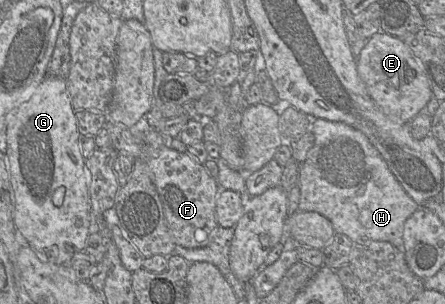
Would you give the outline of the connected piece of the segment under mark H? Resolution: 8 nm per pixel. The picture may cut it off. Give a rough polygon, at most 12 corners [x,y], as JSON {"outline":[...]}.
{"outline":[[311,120],[299,211],[405,254],[419,208],[363,132]]}

